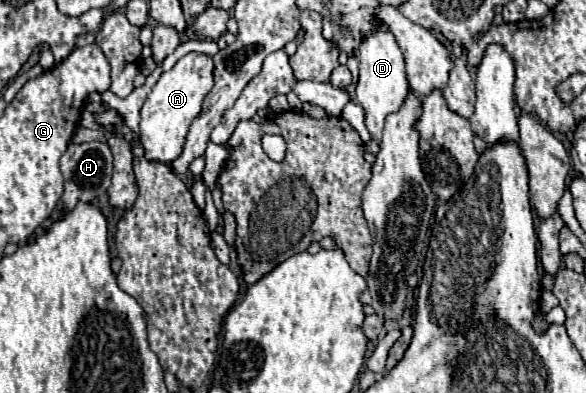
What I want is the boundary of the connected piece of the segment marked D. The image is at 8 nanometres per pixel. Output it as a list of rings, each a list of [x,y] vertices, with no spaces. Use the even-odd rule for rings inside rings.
[[[376,21],[374,33],[362,41],[358,61],[360,61],[360,81],[356,85],[356,103],[364,109],[364,123],[370,131],[372,139],[380,143],[386,115],[400,111],[408,97],[410,87],[406,81],[404,57],[402,57],[398,45],[394,43],[394,35],[390,35],[390,31],[386,31],[386,27]]]

